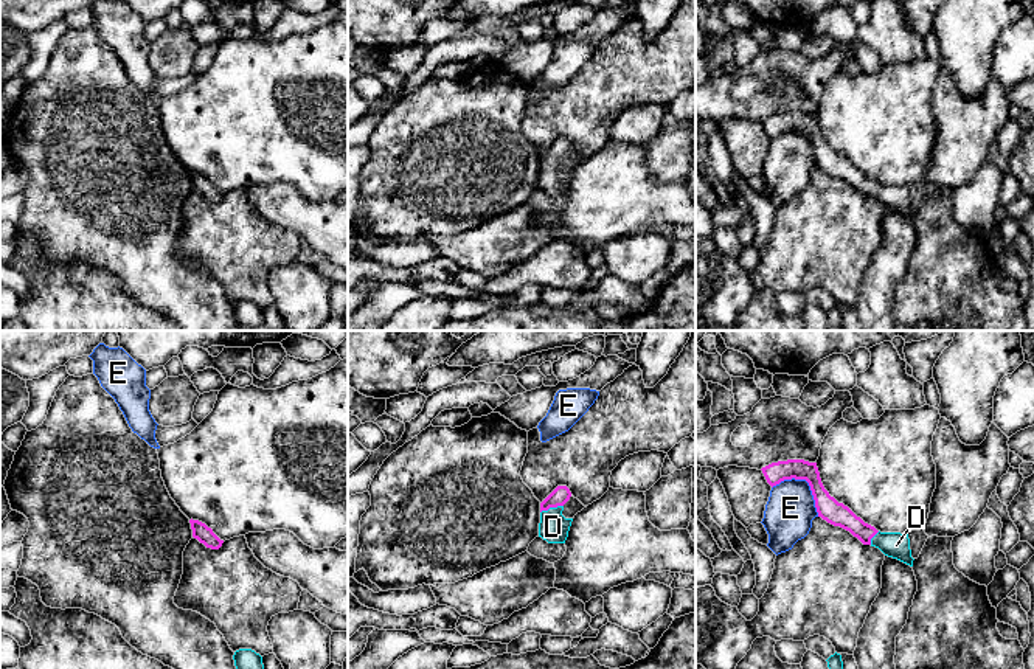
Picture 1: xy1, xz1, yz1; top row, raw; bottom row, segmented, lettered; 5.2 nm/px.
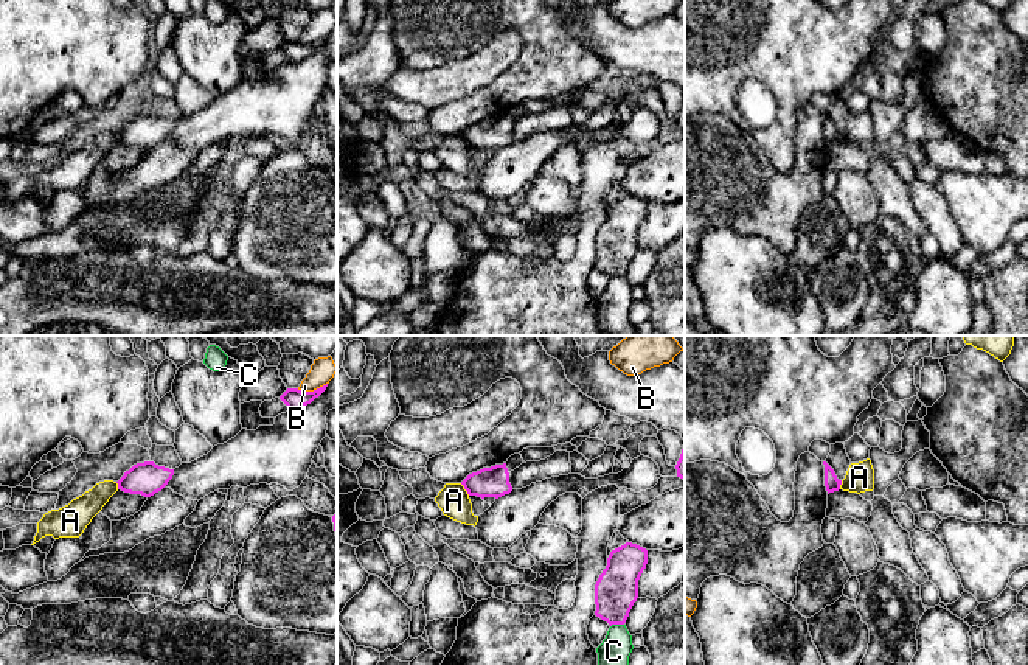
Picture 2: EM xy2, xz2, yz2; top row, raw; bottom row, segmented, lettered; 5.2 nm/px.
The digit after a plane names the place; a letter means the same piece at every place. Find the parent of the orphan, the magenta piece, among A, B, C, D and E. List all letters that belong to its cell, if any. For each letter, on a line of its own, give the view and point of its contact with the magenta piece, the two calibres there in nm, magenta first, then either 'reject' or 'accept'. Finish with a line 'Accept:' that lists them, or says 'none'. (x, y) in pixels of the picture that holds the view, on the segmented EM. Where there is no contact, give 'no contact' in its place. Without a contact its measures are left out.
A: xz2 (465, 488) | 160/160 nm | reject
B: xy2 (311, 392) | 110/130 nm | reject
C: xz2 (617, 623) | 220/160 nm | reject
D: xz1 (551, 506) | 90/150 nm | accept
E: yz1 (806, 480) | 120/260 nm | reject
Accept: D

